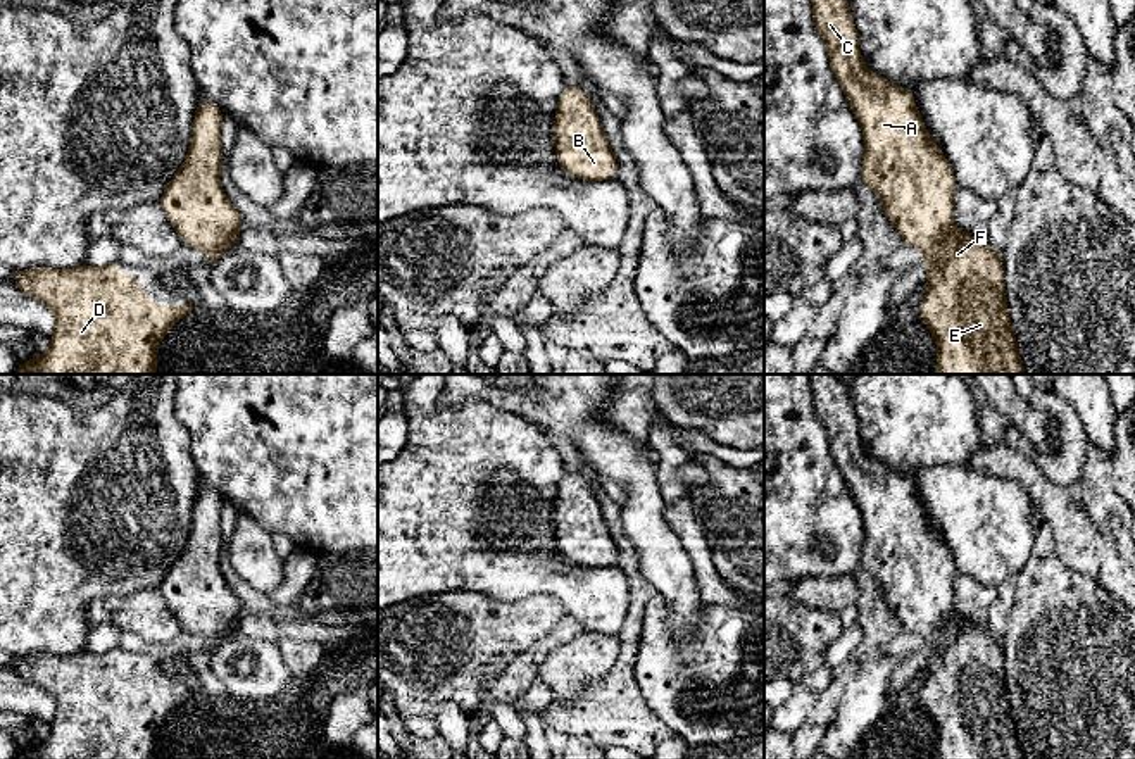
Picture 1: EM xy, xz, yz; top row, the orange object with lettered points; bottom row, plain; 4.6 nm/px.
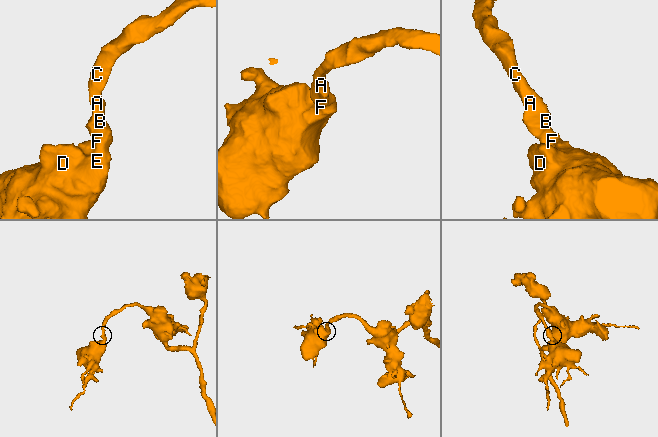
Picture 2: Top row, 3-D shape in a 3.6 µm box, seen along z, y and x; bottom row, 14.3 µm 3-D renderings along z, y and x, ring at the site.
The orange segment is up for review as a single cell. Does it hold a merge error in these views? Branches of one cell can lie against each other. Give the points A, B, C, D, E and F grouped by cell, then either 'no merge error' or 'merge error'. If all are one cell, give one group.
A B C D E F | no merge error

